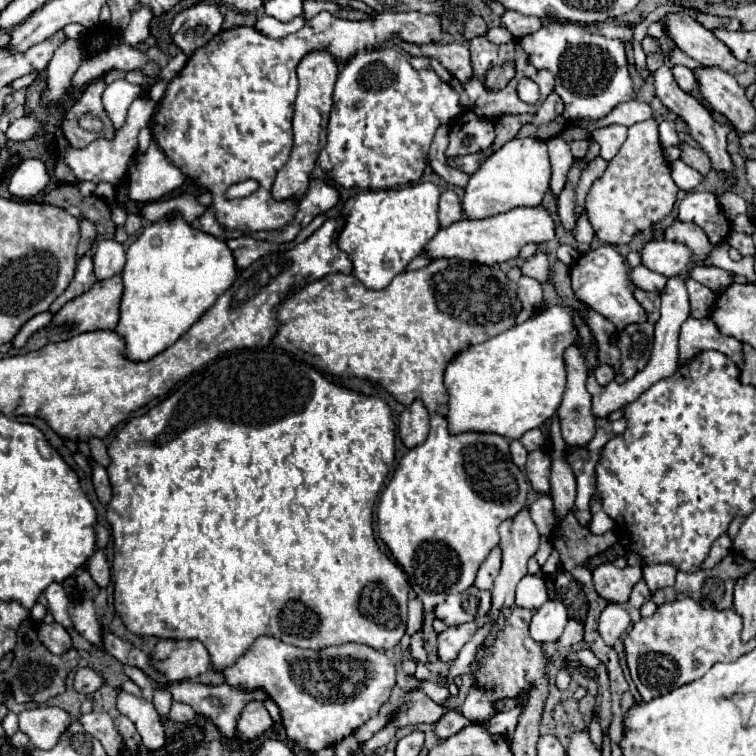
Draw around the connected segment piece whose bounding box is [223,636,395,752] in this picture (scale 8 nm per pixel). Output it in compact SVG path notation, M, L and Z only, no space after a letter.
M259 638L247 654L243 654L233 666L223 670L227 684L245 686L245 688L263 688L271 700L281 708L283 726L287 736L301 744L305 750L319 752L325 746L339 744L345 736L353 734L353 730L361 728L371 716L379 712L379 708L387 702L391 688L395 686L395 664L379 650L373 650L363 644L343 644L329 646L323 650L303 650L289 646L275 638Z

